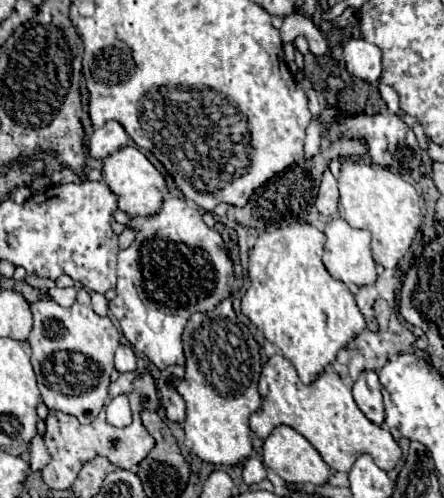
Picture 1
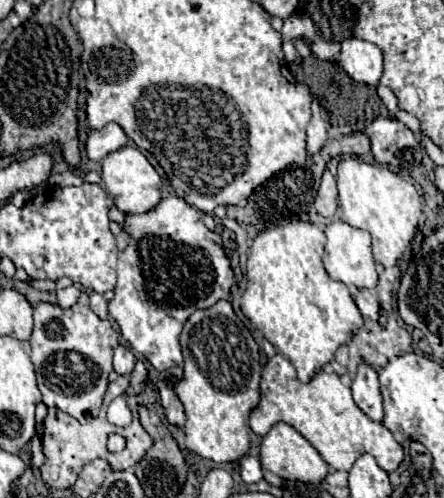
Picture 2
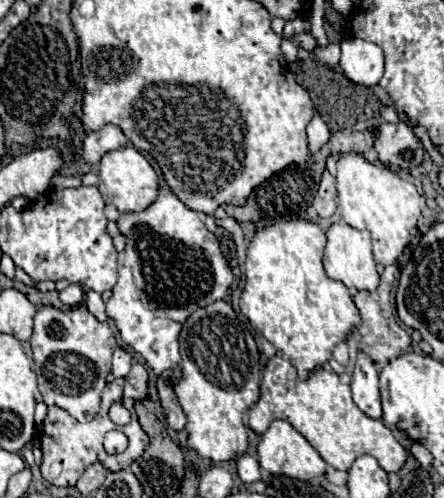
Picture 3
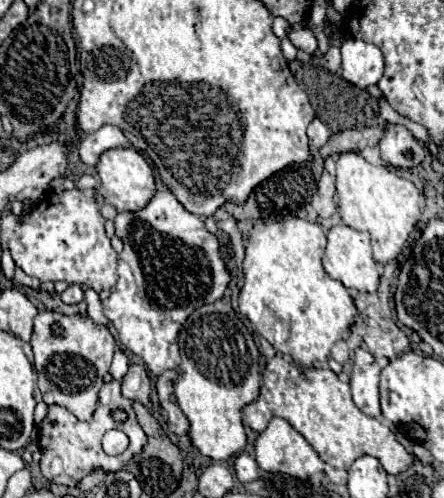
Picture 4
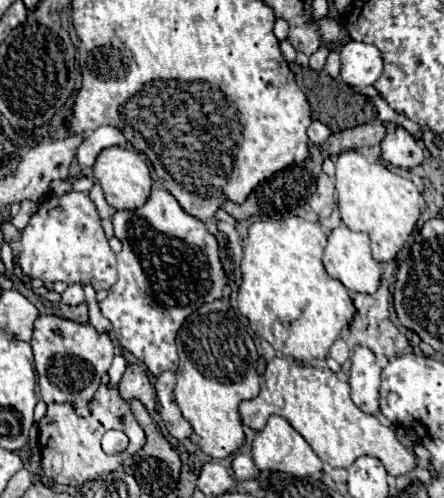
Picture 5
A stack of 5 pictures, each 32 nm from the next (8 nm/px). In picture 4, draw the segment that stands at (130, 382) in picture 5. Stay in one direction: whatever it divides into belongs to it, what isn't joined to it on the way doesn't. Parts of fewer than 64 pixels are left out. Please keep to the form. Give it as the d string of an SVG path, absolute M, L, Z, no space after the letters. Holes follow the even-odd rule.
M132 364L126 372L126 376L122 378L122 396L130 398L130 400L138 400L144 406L152 408L150 394L152 394L152 386L150 386L150 378L146 374L146 368Z

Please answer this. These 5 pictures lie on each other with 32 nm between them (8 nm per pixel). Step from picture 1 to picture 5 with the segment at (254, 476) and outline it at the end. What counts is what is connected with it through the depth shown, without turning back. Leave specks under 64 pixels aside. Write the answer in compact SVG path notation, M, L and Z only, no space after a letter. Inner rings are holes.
M236 454L232 458L232 470L234 470L234 478L236 480L248 480L248 478L254 478L256 476L254 462L246 454Z

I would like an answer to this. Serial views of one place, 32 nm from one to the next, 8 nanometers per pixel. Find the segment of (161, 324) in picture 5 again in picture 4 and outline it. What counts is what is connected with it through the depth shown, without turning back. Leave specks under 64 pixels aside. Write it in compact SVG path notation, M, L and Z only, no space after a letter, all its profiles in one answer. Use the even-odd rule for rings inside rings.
M156 190L152 200L136 212L118 212L114 226L116 236L124 242L124 250L118 254L118 282L112 286L110 296L102 302L104 316L118 330L120 344L140 356L152 374L160 376L164 370L176 370L180 364L176 338L184 320L196 308L222 298L230 282L230 274L220 258L220 244L216 244L216 236L206 230L200 216L184 210L170 190Z

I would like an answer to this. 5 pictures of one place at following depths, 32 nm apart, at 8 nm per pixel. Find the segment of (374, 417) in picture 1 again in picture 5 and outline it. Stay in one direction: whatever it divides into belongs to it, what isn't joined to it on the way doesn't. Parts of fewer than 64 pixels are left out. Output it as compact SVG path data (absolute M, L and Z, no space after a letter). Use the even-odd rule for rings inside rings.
M356 346L352 352L352 370L350 370L350 388L352 402L368 414L378 414L378 388L380 388L382 368L376 362L376 356L366 346Z

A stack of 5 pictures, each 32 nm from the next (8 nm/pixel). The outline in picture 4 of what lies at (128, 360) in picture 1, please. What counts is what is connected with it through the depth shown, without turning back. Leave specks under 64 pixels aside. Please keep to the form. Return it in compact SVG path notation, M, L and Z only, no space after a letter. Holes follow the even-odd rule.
M118 350L118 352L114 354L110 374L112 374L114 380L120 380L120 378L126 374L126 370L128 370L128 356L126 356L122 350Z

